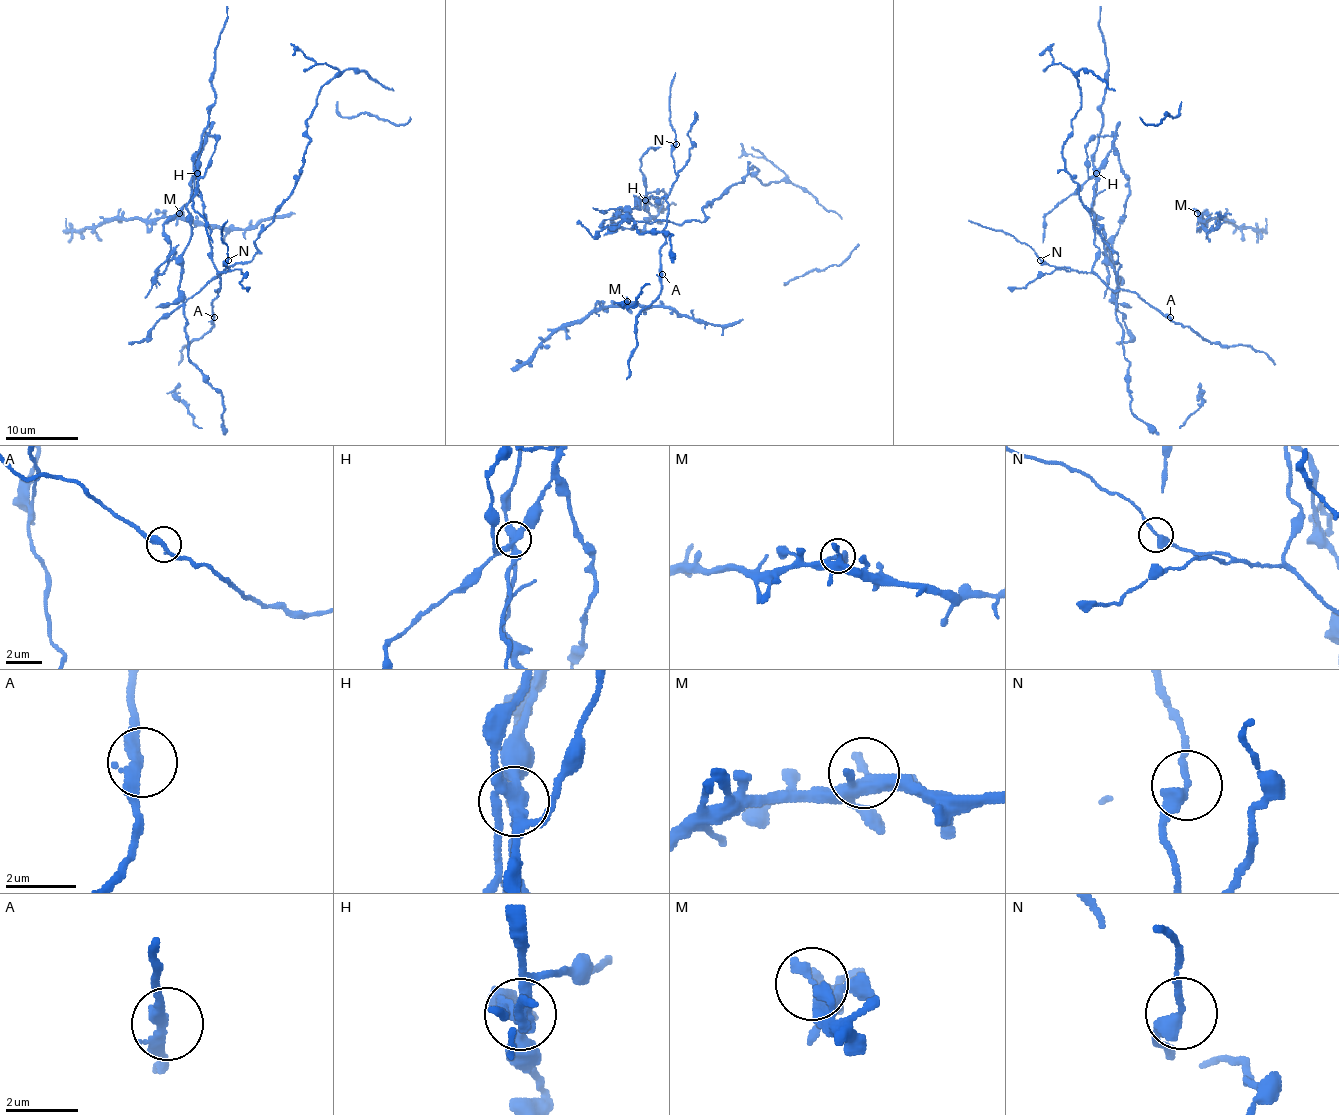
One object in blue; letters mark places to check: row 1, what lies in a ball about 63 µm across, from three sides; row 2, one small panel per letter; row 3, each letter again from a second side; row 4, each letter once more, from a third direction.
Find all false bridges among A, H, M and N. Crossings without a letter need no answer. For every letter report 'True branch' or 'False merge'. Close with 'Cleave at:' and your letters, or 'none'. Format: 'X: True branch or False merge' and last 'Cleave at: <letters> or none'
A: True branch
H: False merge
M: True branch
N: False merge
Cleave at: H, N

